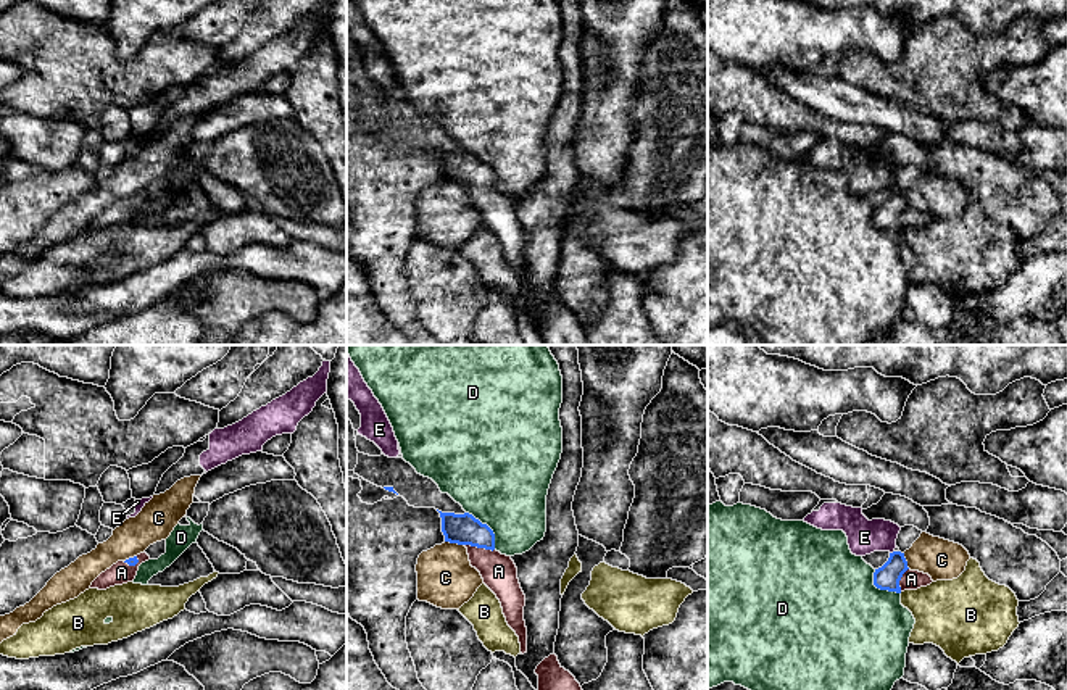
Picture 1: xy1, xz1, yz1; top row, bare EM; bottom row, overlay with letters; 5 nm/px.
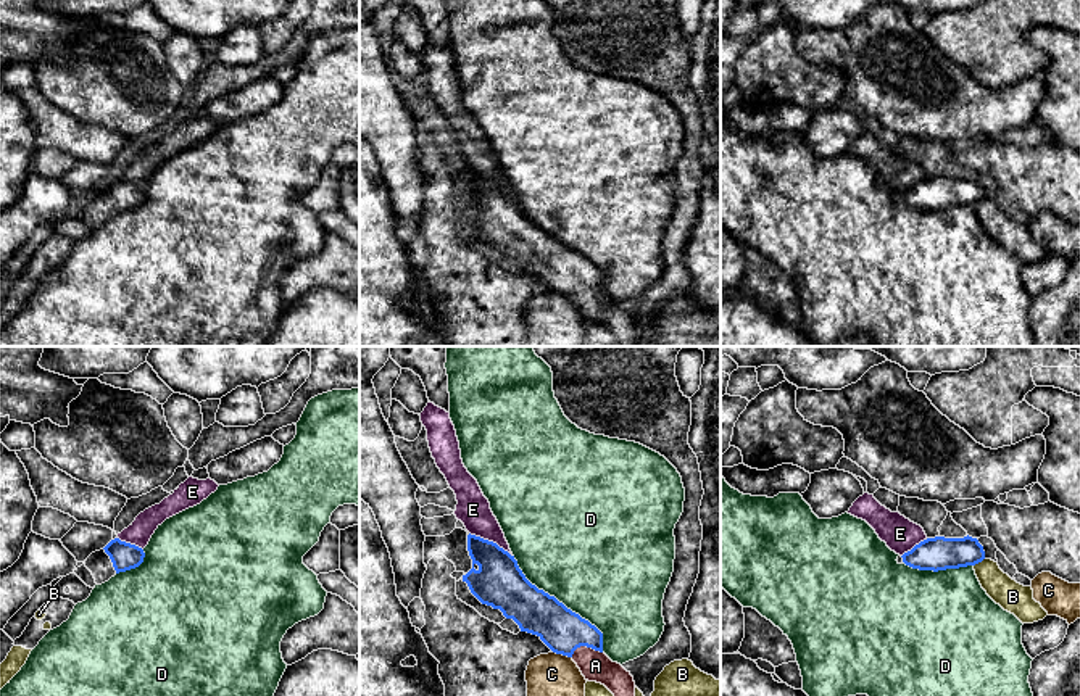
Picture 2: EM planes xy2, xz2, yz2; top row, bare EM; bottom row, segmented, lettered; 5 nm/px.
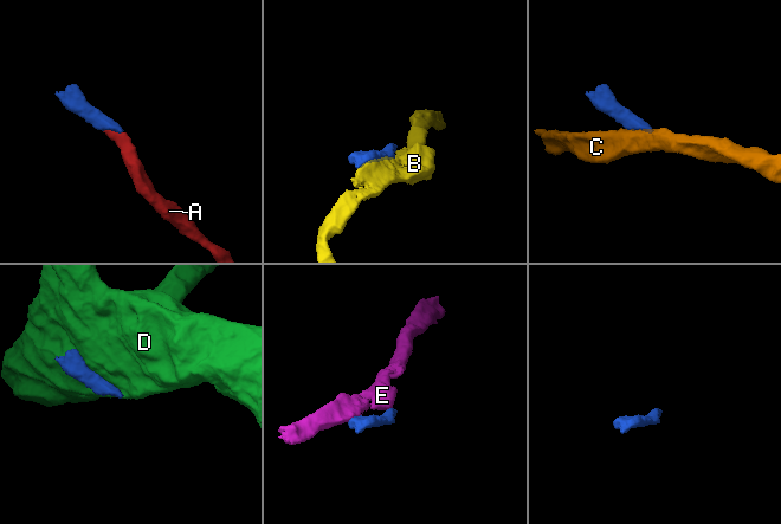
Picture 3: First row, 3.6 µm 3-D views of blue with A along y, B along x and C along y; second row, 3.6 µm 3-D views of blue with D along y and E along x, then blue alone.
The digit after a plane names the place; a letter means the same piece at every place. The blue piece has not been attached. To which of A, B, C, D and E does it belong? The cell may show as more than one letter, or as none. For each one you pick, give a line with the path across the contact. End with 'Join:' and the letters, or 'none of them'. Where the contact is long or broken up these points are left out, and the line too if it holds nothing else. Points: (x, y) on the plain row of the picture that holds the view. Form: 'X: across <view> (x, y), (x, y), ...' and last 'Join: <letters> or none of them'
A: across xz2 (560, 268), (585, 284), (587, 294), (595, 305)
Join: A

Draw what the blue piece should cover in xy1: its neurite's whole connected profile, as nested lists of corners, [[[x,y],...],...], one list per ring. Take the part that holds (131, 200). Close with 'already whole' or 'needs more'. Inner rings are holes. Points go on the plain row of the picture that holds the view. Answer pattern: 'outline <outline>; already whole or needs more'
outline [[[143,190],[126,200],[118,200],[110,208],[102,211],[90,224],[90,227],[106,229],[114,224],[132,221],[137,214],[139,205],[148,200],[150,195]]]; needs more

